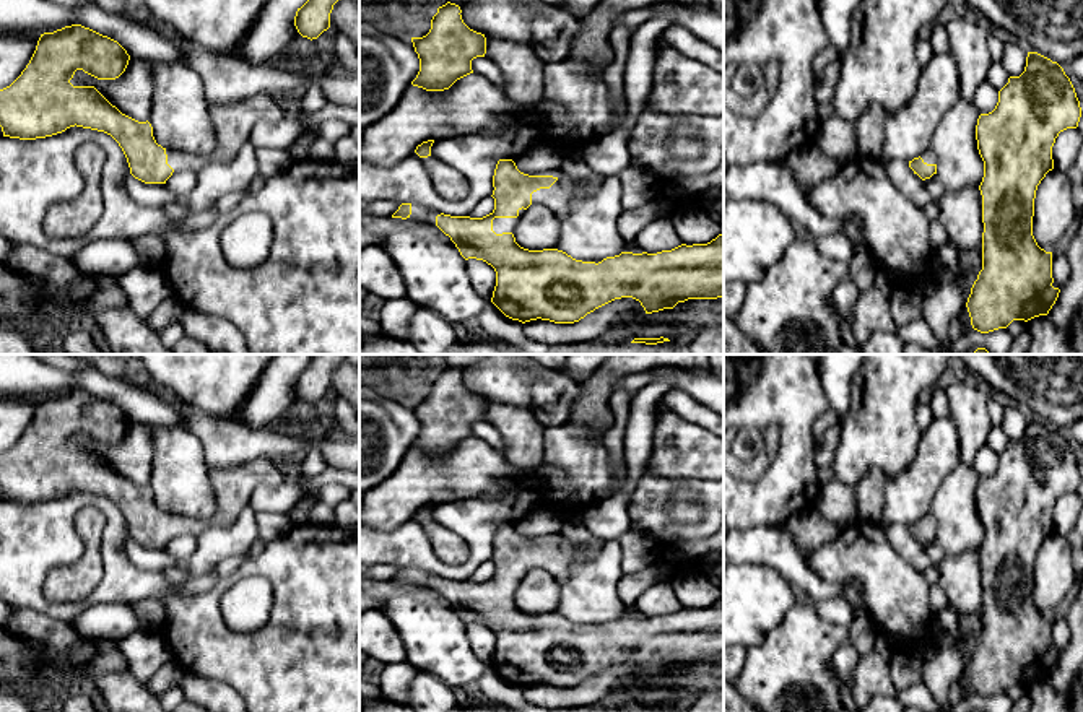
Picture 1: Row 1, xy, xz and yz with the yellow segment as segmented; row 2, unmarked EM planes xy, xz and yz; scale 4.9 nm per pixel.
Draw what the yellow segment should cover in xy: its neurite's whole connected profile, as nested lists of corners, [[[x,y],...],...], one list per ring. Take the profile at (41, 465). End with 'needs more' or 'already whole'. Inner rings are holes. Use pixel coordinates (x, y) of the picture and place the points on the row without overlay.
[[[81,389],[41,398],[26,432],[10,450],[0,454],[3,501],[36,504],[62,497],[75,489],[104,496],[122,512],[135,543],[145,548],[166,548],[177,536],[198,536],[208,527],[233,525],[249,509],[250,496],[257,486],[278,486],[285,481],[272,458],[257,457],[234,468],[210,471],[216,501],[216,510],[210,519],[166,514],[156,507],[148,484],[138,486],[122,478],[94,450],[73,450],[70,447],[76,434],[83,434],[98,444],[115,444],[125,436],[128,424],[130,419],[117,405]]] | needs more

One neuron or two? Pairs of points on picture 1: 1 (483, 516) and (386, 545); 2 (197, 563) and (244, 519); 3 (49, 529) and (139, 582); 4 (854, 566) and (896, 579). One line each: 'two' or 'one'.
1: one
2: one
3: one
4: one

